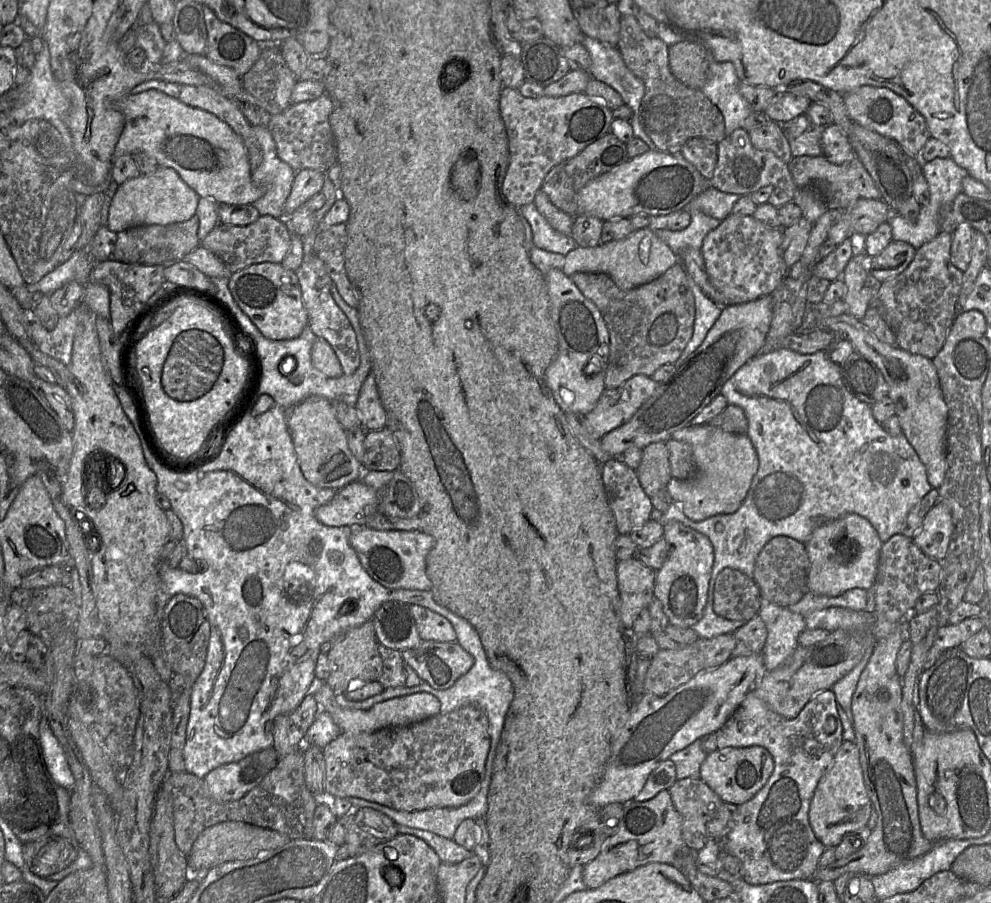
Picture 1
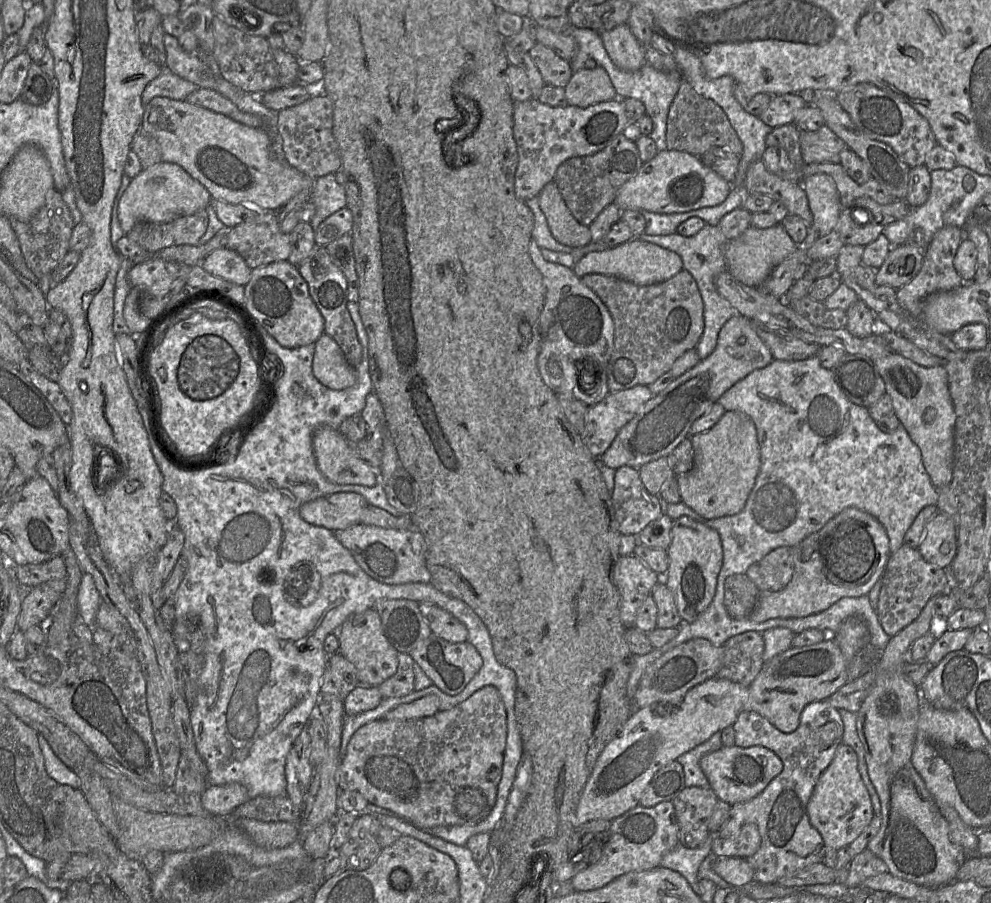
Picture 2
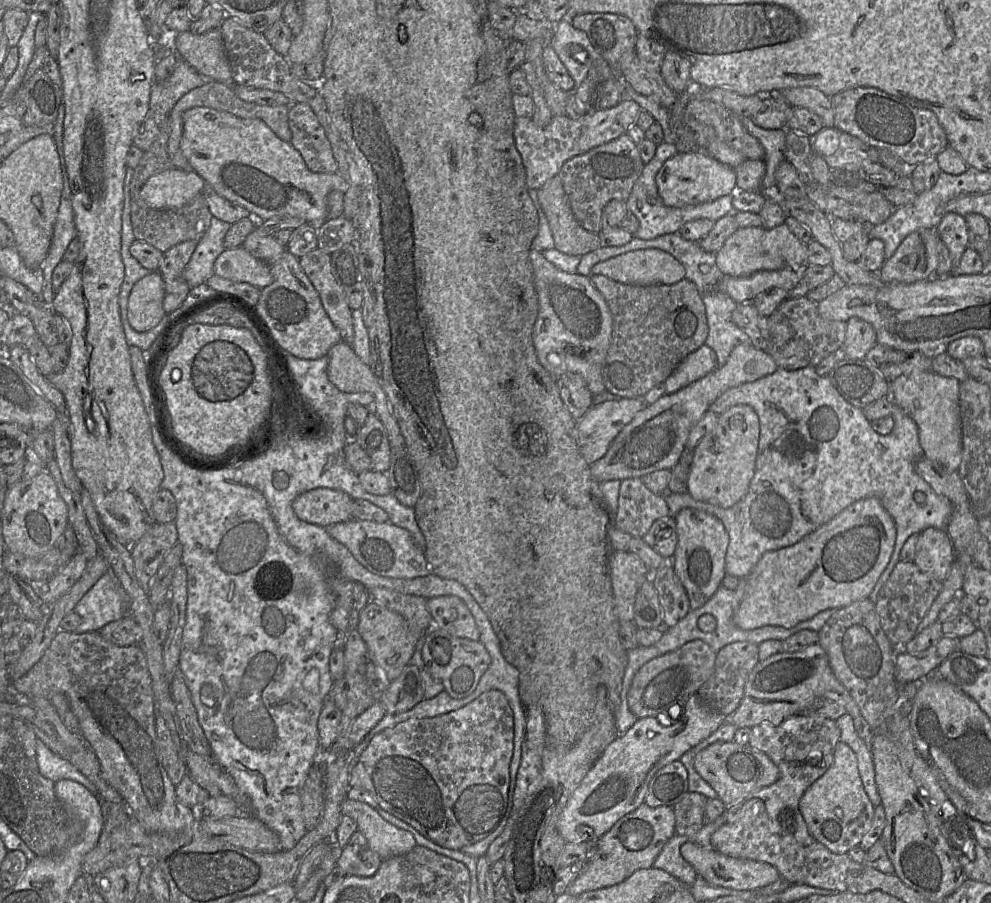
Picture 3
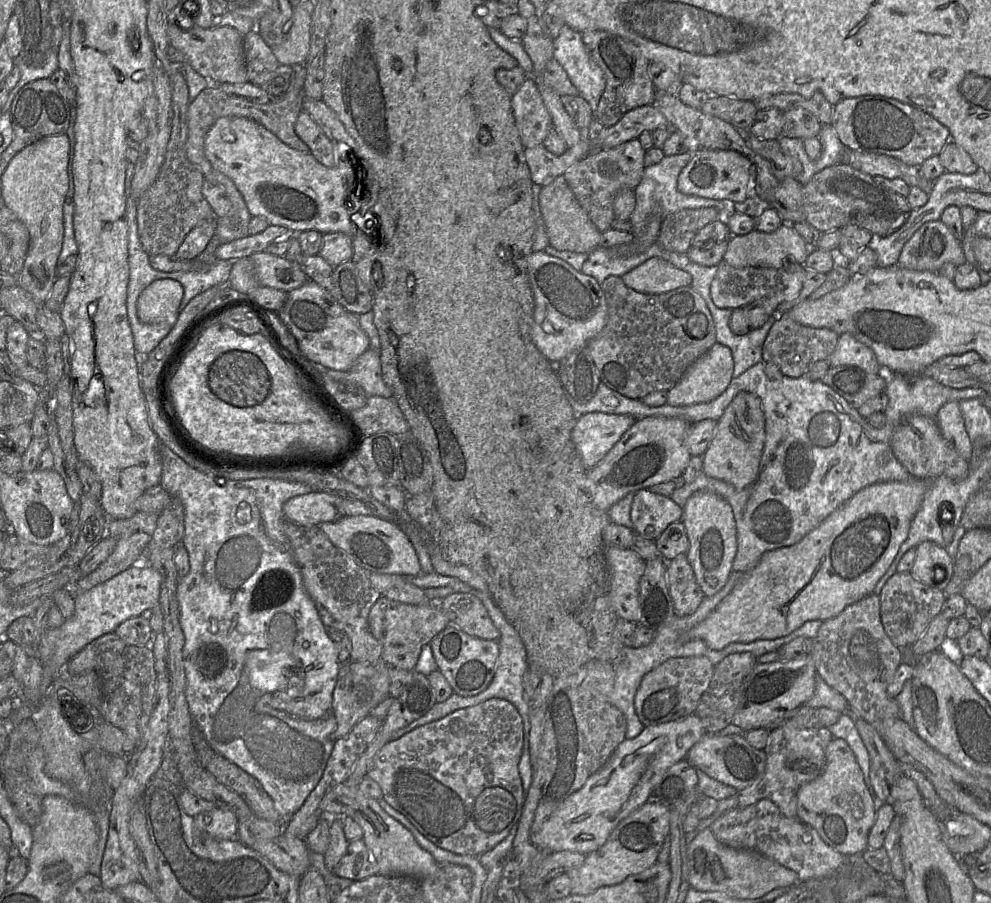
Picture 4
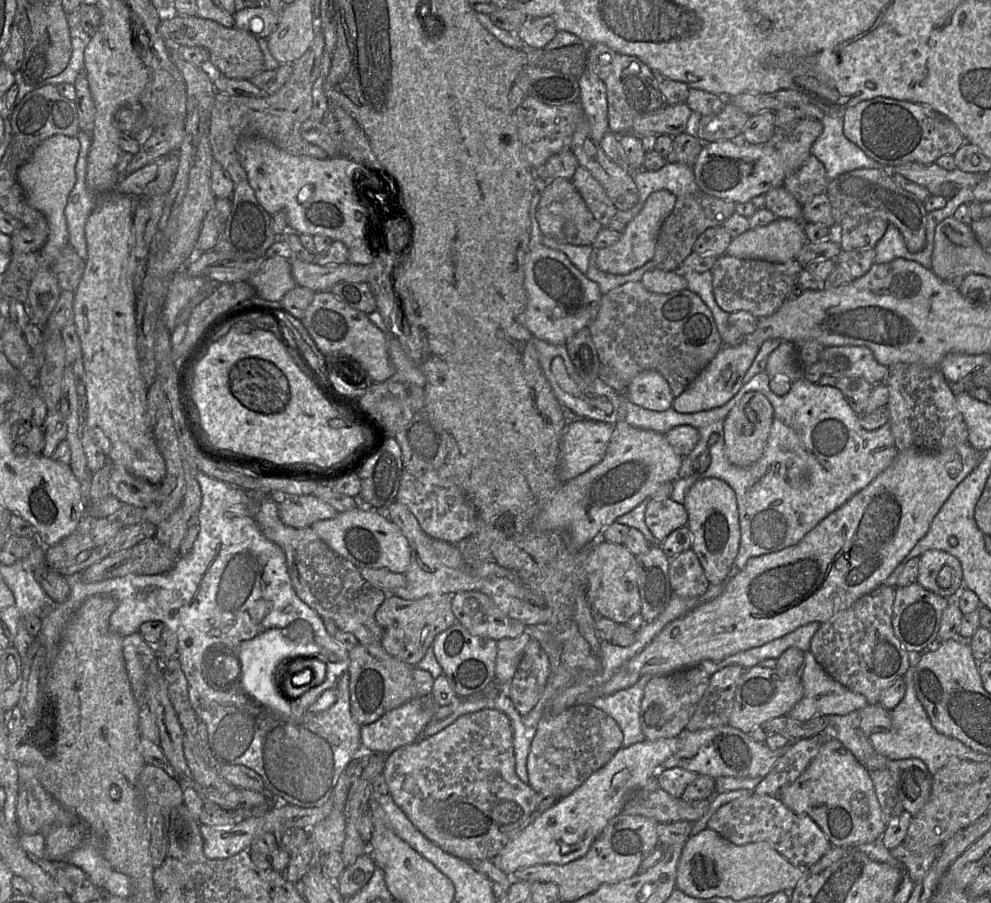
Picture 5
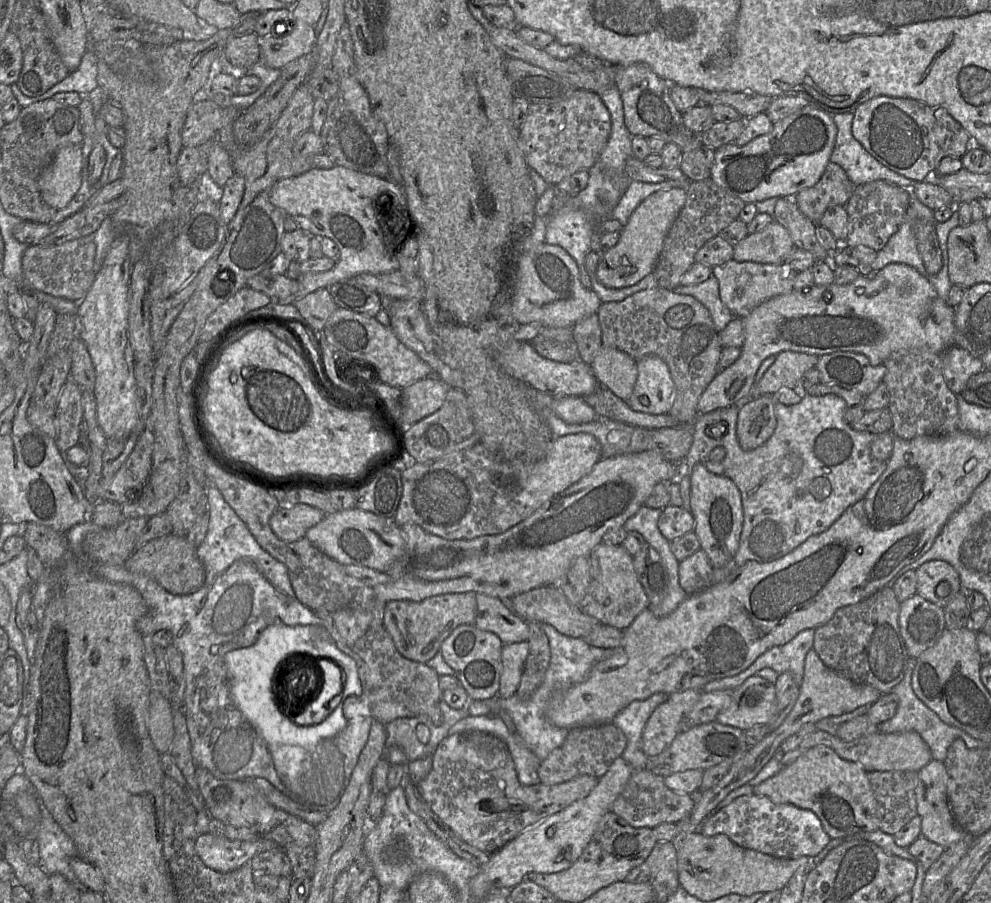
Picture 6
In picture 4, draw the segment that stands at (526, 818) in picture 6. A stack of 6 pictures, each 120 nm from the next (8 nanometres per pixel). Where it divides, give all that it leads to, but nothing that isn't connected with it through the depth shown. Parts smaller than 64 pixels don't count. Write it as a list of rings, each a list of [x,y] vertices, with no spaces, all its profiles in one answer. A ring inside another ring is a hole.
[[[491,698],[477,705],[458,709],[442,719],[419,726],[400,738],[388,742],[375,755],[366,777],[377,782],[382,790],[382,798],[430,842],[455,854],[479,857],[503,841],[511,829],[517,826],[521,817],[526,798],[518,770],[522,748],[523,724],[517,709],[507,700]]]

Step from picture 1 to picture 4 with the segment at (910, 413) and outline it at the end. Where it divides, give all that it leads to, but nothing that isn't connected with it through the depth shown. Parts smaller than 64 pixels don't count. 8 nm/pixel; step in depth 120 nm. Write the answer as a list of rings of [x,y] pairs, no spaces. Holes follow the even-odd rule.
[[[959,402],[944,404],[935,415],[935,420],[943,437],[968,461],[972,456],[973,445],[965,428]]]

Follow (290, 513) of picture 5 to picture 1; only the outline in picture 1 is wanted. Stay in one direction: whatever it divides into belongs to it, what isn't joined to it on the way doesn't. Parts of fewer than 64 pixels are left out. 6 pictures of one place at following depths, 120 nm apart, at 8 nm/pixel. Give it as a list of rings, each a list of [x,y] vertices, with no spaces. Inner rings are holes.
[[[356,480],[338,490],[329,503],[317,508],[315,517],[330,527],[367,527],[369,518],[377,513],[378,501],[375,490]]]

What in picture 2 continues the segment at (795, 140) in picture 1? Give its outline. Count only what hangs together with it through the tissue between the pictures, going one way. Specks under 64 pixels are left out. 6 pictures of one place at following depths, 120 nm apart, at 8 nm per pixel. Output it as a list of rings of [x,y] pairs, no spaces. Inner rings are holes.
[[[826,124],[816,131],[800,131],[801,154],[805,164],[840,163],[845,142]]]

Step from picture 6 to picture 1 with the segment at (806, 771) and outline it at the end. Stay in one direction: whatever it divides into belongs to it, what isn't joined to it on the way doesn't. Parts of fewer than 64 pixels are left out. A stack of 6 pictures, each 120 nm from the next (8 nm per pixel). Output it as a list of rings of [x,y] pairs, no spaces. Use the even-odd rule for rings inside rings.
[[[843,741],[816,787],[809,809],[810,826],[826,848],[836,847],[847,834],[867,826],[872,809],[860,765],[859,749],[856,743]]]

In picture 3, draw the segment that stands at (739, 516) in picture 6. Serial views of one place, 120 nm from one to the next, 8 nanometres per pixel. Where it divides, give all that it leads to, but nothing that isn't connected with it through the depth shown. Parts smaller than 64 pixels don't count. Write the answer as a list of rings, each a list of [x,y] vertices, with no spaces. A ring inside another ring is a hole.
[[[683,508],[675,516],[678,536],[671,559],[674,572],[680,579],[689,598],[690,609],[703,606],[716,592],[725,577],[725,557],[729,535],[716,516],[696,508]]]

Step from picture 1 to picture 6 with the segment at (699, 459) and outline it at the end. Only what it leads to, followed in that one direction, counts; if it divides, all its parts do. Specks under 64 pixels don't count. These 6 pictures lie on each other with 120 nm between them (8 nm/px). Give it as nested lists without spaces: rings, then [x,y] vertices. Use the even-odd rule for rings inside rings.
[[[762,395],[739,408],[736,434],[743,450],[753,450],[762,445],[772,435],[775,427],[776,416],[770,395]]]

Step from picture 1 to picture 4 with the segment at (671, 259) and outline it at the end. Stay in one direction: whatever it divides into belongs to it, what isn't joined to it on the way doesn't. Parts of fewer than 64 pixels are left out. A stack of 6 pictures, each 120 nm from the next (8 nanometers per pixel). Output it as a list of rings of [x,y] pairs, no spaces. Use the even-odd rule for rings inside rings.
[[[652,257],[621,276],[624,284],[640,293],[661,294],[683,286],[690,286],[690,274],[668,261]]]

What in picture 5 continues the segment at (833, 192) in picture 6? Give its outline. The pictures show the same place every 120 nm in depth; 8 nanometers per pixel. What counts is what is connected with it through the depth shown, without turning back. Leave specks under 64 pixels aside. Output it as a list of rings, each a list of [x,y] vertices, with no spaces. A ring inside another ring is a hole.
[[[811,155],[795,173],[784,181],[784,187],[801,204],[826,191],[829,180],[823,163]]]

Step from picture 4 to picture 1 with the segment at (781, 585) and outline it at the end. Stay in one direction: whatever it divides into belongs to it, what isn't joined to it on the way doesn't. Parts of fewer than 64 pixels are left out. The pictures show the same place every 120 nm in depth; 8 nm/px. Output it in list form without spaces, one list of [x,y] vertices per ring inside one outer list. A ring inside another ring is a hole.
[[[856,513],[846,514],[818,527],[805,543],[810,561],[808,591],[836,597],[855,588],[873,589],[882,544],[869,520]]]

